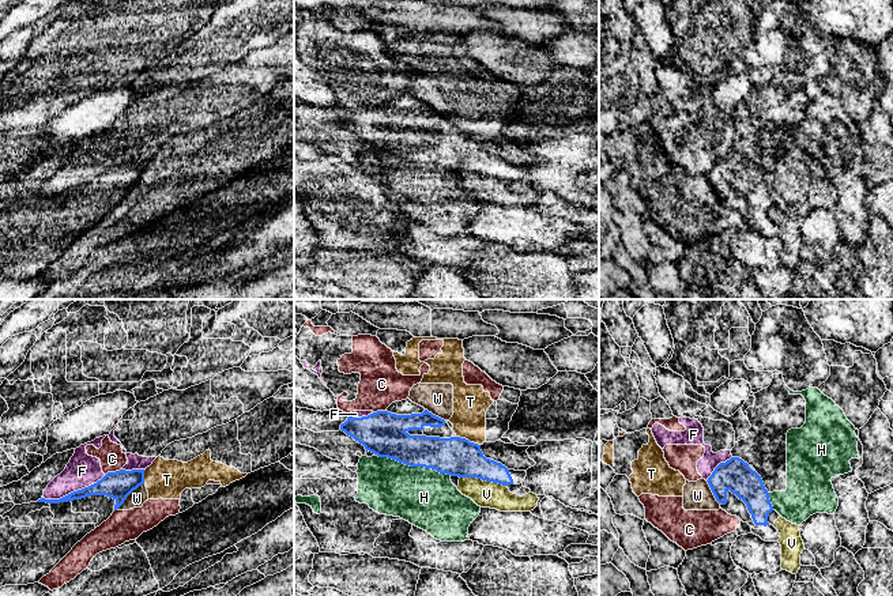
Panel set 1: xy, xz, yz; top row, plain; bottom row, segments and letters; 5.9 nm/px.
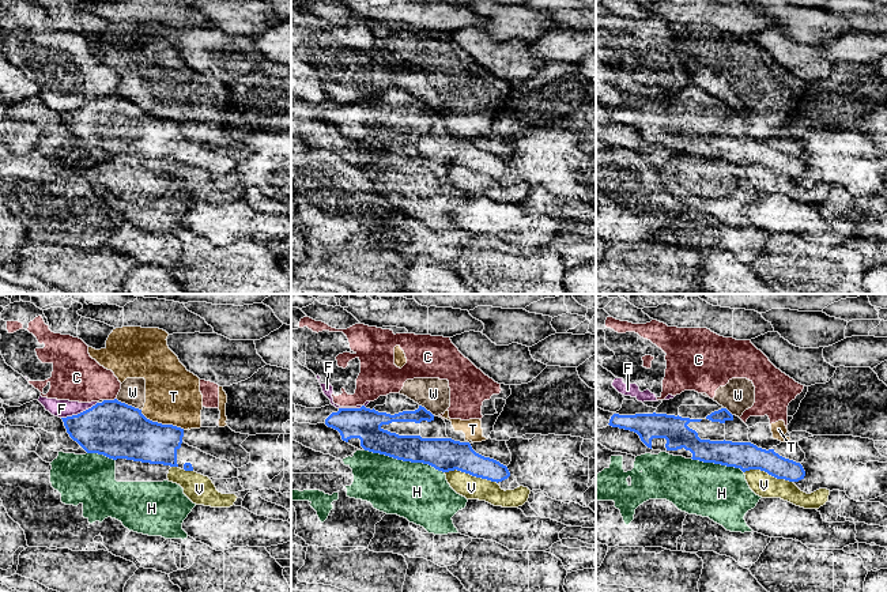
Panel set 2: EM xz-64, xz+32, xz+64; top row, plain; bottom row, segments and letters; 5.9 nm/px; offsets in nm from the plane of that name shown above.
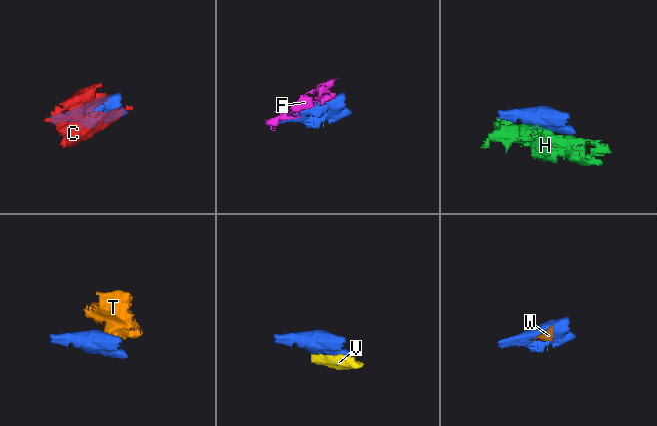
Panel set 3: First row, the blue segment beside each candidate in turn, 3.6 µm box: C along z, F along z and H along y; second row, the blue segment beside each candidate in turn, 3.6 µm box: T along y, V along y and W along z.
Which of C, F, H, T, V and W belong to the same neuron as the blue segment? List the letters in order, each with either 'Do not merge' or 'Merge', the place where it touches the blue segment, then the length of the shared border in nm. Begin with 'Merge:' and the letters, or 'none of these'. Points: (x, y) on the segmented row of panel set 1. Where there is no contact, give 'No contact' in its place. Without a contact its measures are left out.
Merge: none of these
C: Do not merge. Touches blue at xy (112, 472). Shared border 100 nm
F: Do not merge. Touches blue at xy (74, 491). Shared border 400 nm
H: Do not merge. Touches blue at xz (414, 466). Shared border 460 nm
T: Do not merge. Touches blue at xz (467, 440). Shared border 160 nm
V: Do not merge. Touches blue at xz (483, 479). Shared border 280 nm
W: Do not merge. Touches blue at xy (130, 493). Shared border 220 nm

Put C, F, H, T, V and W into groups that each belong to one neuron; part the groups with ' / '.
C T W / F / H / V

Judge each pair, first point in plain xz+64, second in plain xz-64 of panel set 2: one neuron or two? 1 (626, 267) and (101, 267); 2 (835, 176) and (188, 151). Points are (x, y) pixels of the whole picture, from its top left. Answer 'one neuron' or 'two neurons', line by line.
1: one neuron
2: two neurons

